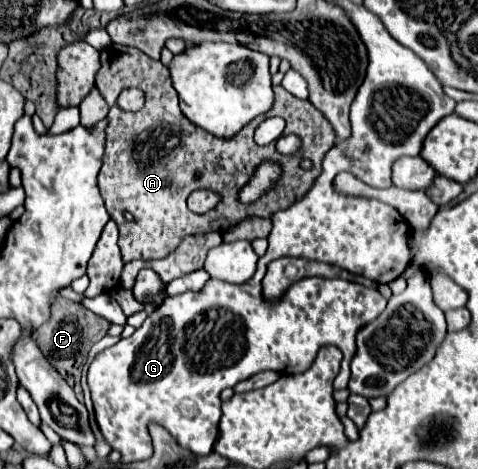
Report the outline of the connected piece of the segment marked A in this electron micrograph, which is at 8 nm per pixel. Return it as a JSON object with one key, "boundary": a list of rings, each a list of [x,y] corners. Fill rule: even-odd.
{"boundary":[[[111,45],[105,51],[101,51],[101,69],[97,73],[95,79],[97,89],[101,91],[101,95],[105,97],[105,101],[109,103],[109,129],[107,129],[107,147],[105,147],[105,161],[99,173],[99,189],[101,189],[101,197],[105,201],[105,207],[111,215],[111,219],[117,223],[119,227],[119,247],[123,253],[123,261],[129,263],[133,259],[163,259],[169,253],[173,253],[173,249],[189,235],[197,235],[197,233],[209,233],[209,231],[229,231],[231,227],[235,227],[237,223],[241,223],[247,217],[271,217],[273,213],[287,209],[289,205],[293,205],[299,197],[305,197],[305,193],[315,185],[315,179],[321,175],[321,163],[325,153],[335,145],[335,133],[333,127],[329,125],[329,121],[325,119],[325,115],[313,107],[313,103],[309,99],[299,99],[289,95],[281,85],[273,87],[275,91],[275,105],[269,113],[255,117],[237,137],[233,139],[217,139],[211,133],[207,133],[205,129],[193,125],[179,109],[179,97],[177,91],[173,91],[173,79],[169,77],[169,69],[167,65],[163,65],[161,61],[149,59],[145,53],[133,49],[133,47],[119,47],[119,45]],[[127,87],[139,87],[145,91],[145,107],[137,113],[129,113],[123,111],[117,105],[117,97],[123,89]],[[269,117],[283,117],[287,121],[285,127],[285,135],[287,133],[297,133],[303,141],[301,149],[295,155],[281,155],[275,149],[275,143],[269,145],[257,145],[253,139],[255,129],[263,123],[263,119]],[[263,159],[277,159],[283,165],[283,177],[275,189],[275,193],[267,193],[263,195],[257,203],[253,205],[241,205],[237,203],[237,189],[241,189],[249,177],[253,175],[253,169],[257,167],[259,161]],[[301,159],[311,159],[313,161],[313,169],[305,171],[299,167]],[[197,189],[209,189],[213,193],[217,193],[221,199],[217,203],[215,209],[211,209],[209,213],[203,215],[195,215],[187,209],[187,197],[197,191]],[[123,211],[129,211],[135,219],[133,221],[125,221]]]}

